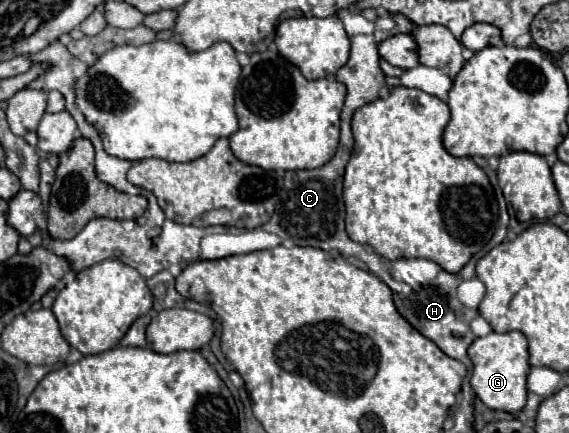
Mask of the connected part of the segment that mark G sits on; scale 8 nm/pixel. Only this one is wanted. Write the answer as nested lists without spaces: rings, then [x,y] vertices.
[[[490,332],[484,338],[476,338],[472,346],[468,348],[468,356],[474,364],[474,372],[470,378],[470,384],[476,392],[476,396],[492,410],[504,410],[510,414],[516,414],[526,404],[526,376],[530,370],[528,364],[528,342],[522,332]]]

